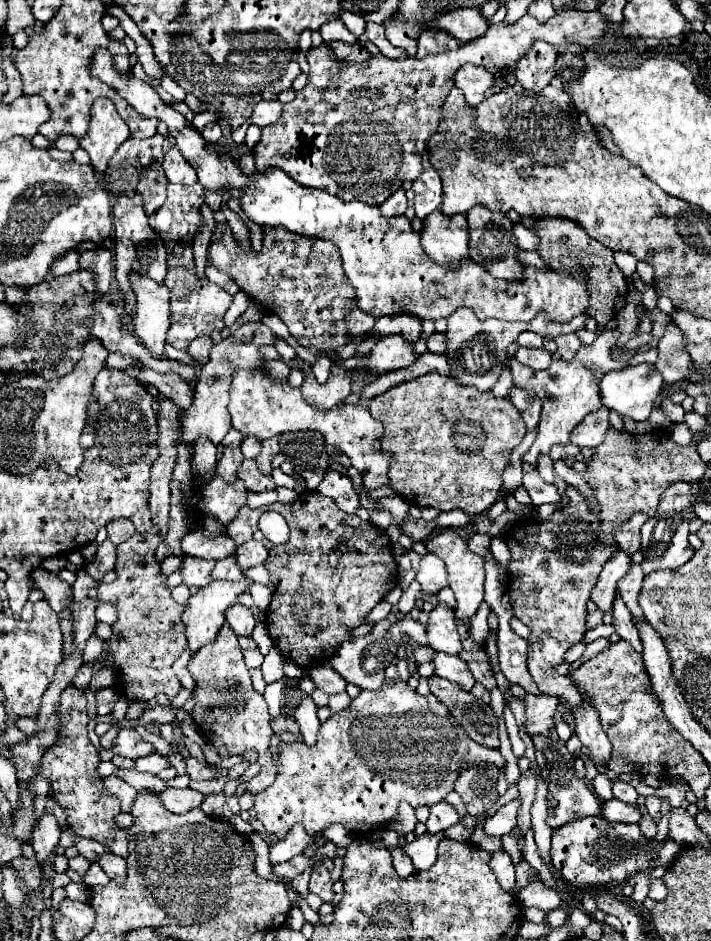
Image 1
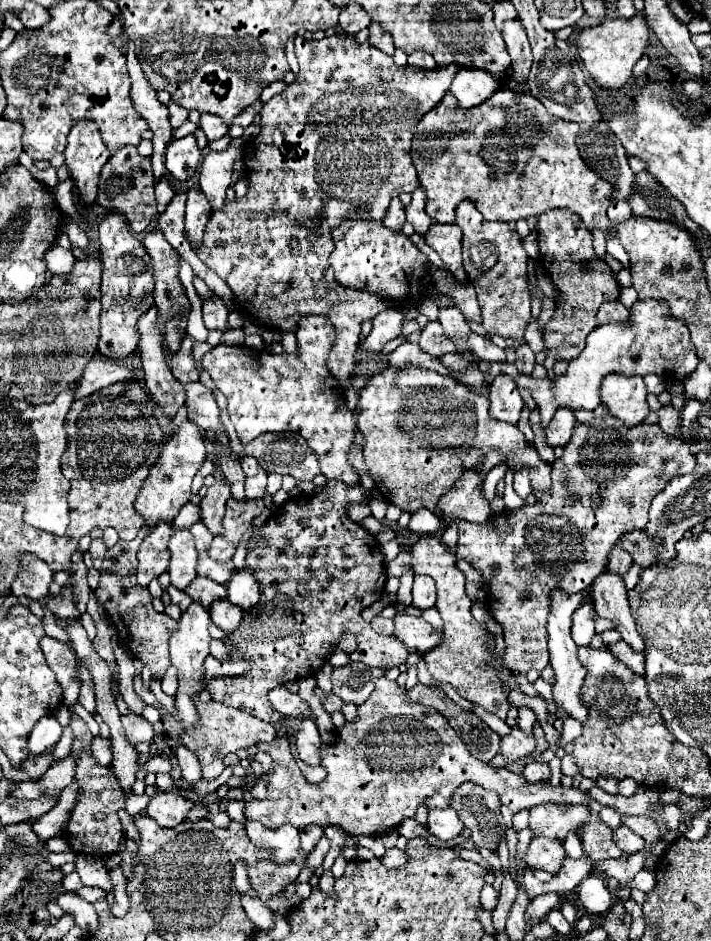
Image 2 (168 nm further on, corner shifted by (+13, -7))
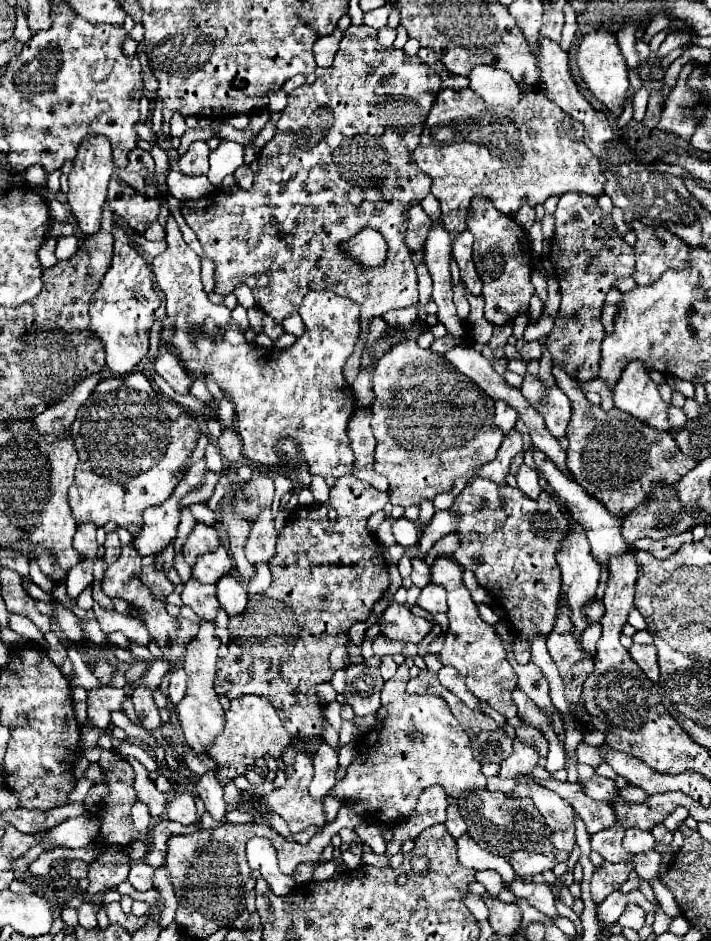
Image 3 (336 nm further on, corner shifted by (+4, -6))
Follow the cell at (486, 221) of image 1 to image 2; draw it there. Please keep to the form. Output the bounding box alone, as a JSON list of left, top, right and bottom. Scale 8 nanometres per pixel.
[455,199,531,343]

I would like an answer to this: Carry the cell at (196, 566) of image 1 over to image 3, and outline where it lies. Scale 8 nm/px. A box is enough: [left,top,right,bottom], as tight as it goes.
[182,524,220,566]

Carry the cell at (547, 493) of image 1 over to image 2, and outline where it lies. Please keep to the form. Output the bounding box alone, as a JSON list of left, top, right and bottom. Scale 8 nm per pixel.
[513,469,537,505]

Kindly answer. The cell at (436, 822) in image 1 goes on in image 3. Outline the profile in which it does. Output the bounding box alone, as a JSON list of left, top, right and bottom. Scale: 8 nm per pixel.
[446,806,466,838]

